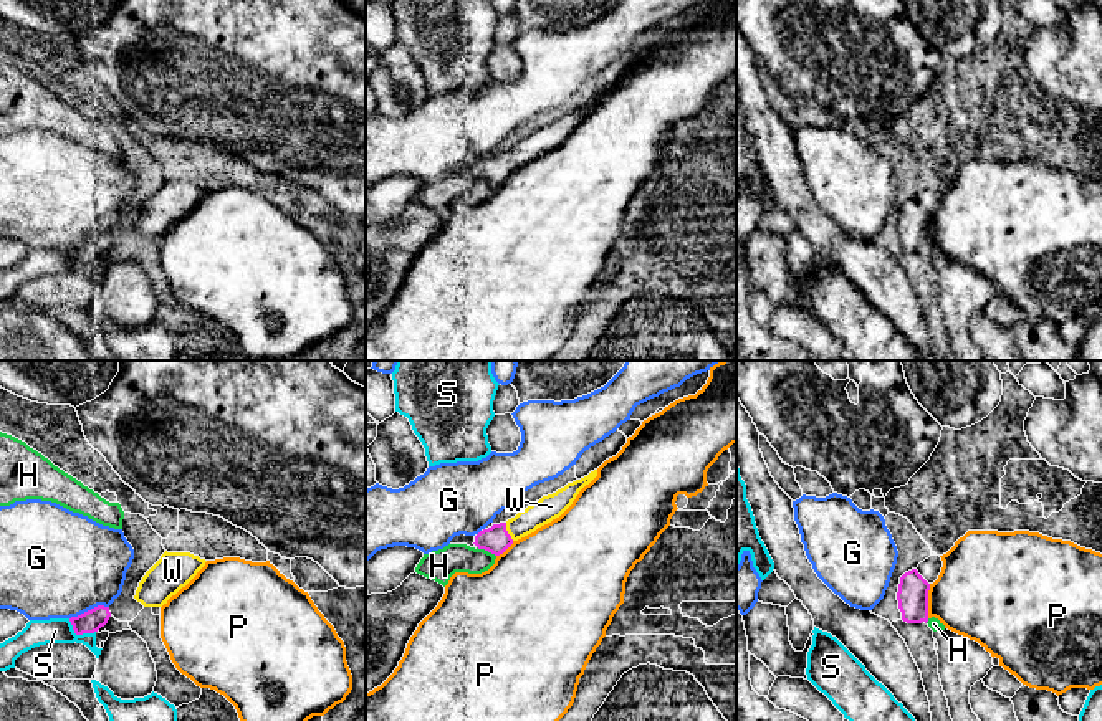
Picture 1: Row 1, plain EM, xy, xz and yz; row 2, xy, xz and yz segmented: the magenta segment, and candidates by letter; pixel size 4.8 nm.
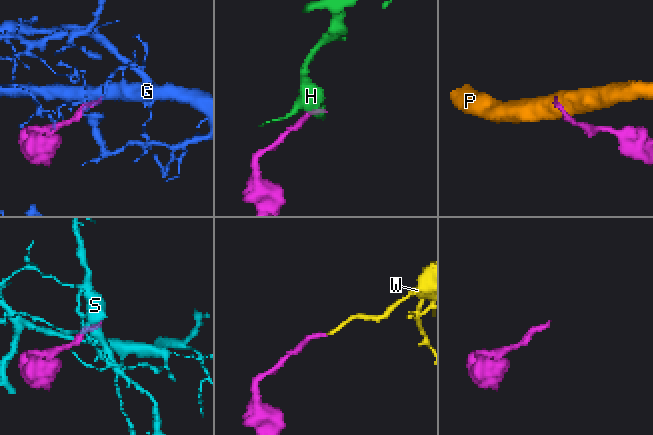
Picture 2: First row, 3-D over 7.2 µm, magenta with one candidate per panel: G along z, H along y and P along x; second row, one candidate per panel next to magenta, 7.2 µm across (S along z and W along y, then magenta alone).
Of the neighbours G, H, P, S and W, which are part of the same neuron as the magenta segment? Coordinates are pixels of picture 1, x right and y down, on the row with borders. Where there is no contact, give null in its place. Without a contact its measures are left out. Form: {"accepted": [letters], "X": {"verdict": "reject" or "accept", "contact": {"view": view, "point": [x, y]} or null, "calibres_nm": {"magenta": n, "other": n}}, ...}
{"accepted": ["W"], "G": {"verdict": "reject", "contact": {"view": "xy", "point": [88, 611]}, "calibres_nm": {"magenta": 110, "other": 500}}, "H": {"verdict": "reject", "contact": {"view": "xz", "point": [487, 549]}, "calibres_nm": {"magenta": 140, "other": 150}}, "P": {"verdict": "reject", "contact": {"view": "yz", "point": [927, 601]}, "calibres_nm": {"magenta": 150, "other": 420}}, "S": {"verdict": "reject", "contact": {"view": "xy", "point": [78, 634]}, "calibres_nm": {"magenta": 110, "other": 130}}, "W": {"verdict": "accept", "contact": {"view": "xz", "point": [507, 531]}, "calibres_nm": {"magenta": 140, "other": 120}}}

